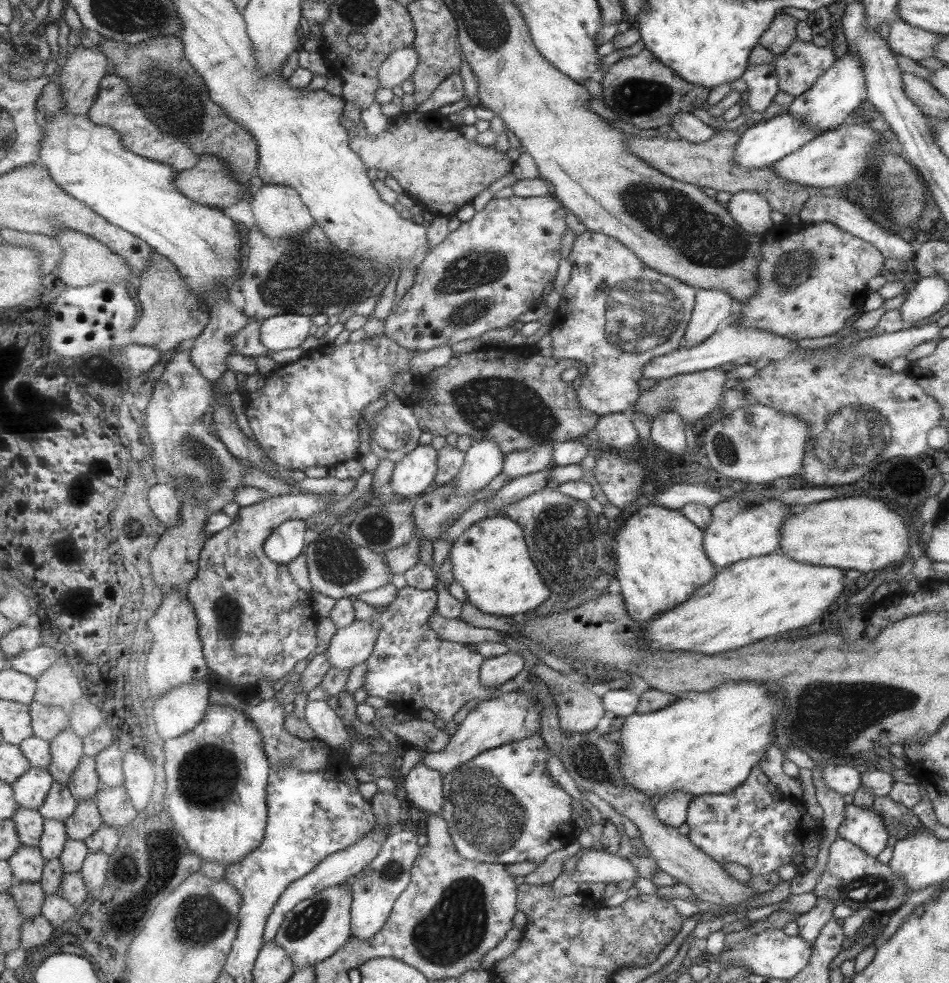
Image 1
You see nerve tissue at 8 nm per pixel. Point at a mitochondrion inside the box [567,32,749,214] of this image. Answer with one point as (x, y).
(636, 96)

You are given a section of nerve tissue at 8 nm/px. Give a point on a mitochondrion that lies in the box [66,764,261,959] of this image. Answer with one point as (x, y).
(199, 920)

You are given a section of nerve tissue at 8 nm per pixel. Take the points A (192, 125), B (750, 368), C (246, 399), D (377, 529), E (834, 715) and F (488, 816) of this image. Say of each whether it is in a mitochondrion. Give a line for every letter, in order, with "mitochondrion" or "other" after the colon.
A: mitochondrion
B: other
C: other
D: mitochondrion
E: mitochondrion
F: mitochondrion

